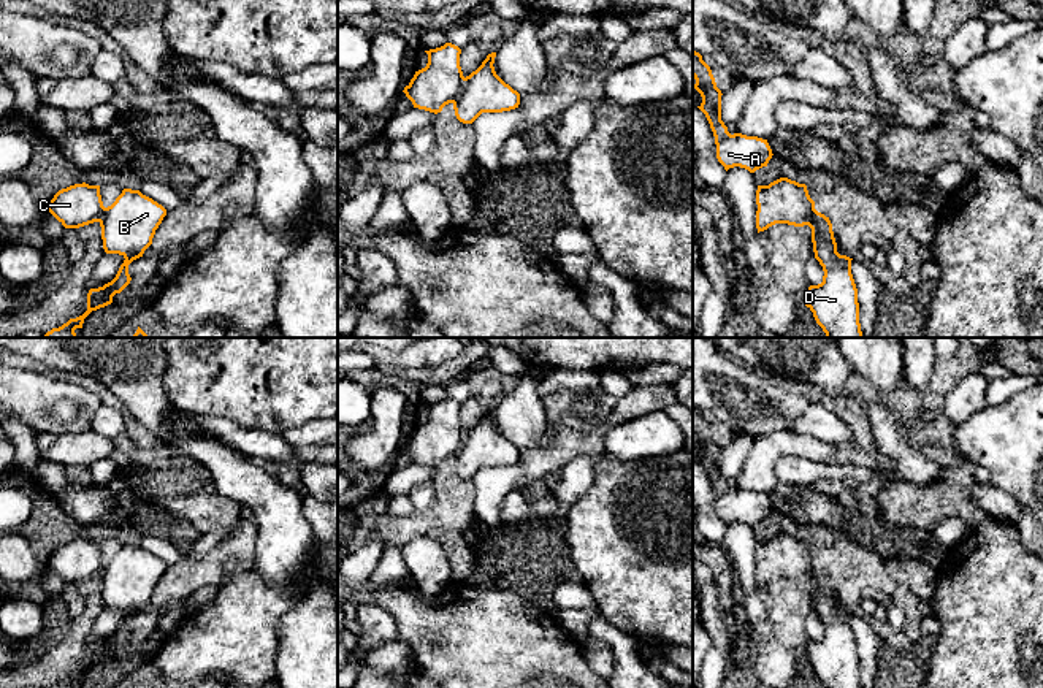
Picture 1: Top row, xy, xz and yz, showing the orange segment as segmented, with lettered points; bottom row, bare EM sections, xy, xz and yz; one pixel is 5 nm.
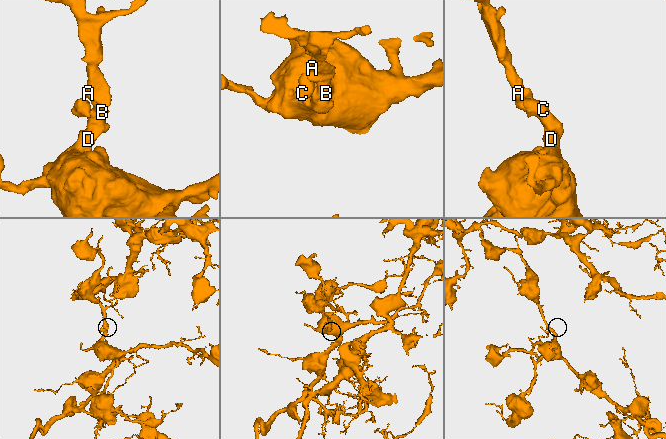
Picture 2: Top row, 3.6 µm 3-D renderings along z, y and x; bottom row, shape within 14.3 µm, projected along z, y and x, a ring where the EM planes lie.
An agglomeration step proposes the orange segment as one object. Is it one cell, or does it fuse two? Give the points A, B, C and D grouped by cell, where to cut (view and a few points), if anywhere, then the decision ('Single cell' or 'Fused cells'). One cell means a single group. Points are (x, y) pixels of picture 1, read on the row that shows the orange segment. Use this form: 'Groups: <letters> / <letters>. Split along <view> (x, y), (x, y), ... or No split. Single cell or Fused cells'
Groups: A B D / C. Split along xz (465, 78), (465, 86), (454, 103). Fused cells

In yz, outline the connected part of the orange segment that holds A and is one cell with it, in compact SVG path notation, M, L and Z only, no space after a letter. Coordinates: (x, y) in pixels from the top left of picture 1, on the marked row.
M693 51L693 78L694 89L701 94L702 103L697 106L707 117L715 136L716 159L728 171L740 166L755 173L767 166L772 159L772 149L767 140L747 136L742 133L731 135L721 120L721 90L716 87L710 67L702 60L702 55Z

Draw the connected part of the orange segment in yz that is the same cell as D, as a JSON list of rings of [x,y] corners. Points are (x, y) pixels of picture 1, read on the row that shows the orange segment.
[[[815,211],[805,224],[812,228],[815,258],[823,266],[823,282],[805,292],[805,306],[813,312],[826,338],[864,338],[859,323],[858,289],[851,260],[837,252],[829,217]]]

